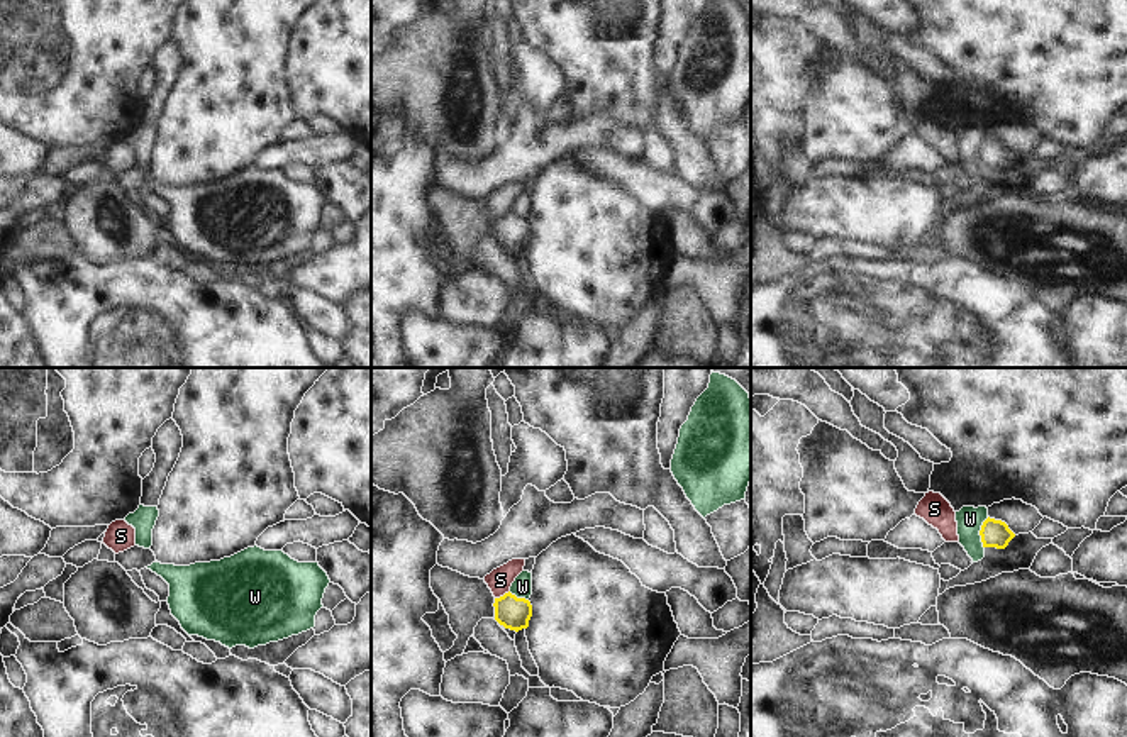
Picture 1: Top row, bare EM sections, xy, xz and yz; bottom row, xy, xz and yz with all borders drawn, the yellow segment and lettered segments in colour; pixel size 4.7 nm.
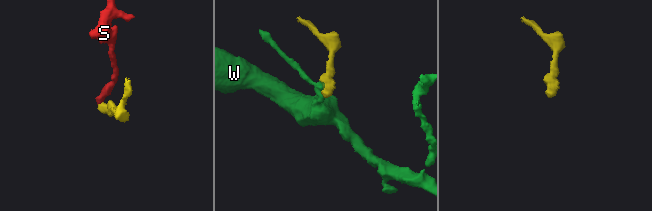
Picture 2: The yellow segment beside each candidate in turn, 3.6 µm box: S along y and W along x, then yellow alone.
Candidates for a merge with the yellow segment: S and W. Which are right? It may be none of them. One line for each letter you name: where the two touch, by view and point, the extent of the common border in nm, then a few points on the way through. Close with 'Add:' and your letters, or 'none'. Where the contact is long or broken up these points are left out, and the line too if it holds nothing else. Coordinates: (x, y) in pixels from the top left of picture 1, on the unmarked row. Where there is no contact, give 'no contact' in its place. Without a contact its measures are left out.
Add: none

